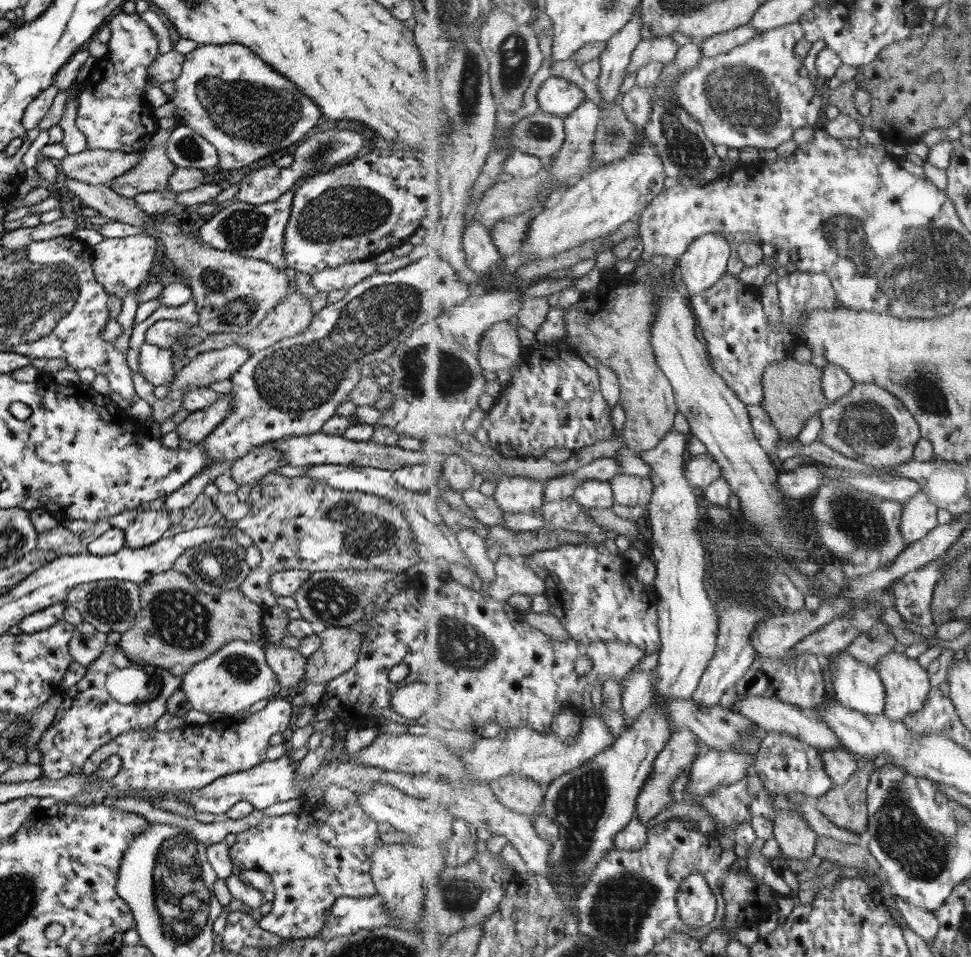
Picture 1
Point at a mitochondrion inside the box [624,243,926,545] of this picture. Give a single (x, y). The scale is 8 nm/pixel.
(863, 427)

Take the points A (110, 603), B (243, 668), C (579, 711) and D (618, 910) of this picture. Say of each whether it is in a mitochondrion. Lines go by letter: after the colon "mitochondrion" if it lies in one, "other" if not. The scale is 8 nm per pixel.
A: mitochondrion
B: mitochondrion
C: other
D: mitochondrion

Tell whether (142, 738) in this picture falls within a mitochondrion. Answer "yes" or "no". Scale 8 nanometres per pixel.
no

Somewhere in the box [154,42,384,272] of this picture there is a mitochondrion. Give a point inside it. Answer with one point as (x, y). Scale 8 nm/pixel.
(258, 115)

